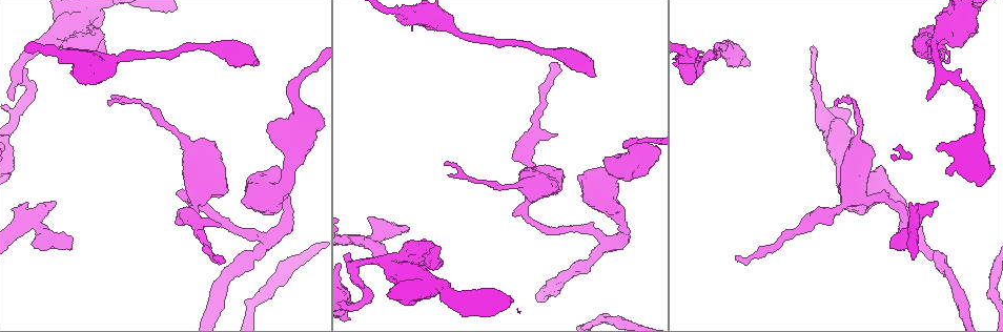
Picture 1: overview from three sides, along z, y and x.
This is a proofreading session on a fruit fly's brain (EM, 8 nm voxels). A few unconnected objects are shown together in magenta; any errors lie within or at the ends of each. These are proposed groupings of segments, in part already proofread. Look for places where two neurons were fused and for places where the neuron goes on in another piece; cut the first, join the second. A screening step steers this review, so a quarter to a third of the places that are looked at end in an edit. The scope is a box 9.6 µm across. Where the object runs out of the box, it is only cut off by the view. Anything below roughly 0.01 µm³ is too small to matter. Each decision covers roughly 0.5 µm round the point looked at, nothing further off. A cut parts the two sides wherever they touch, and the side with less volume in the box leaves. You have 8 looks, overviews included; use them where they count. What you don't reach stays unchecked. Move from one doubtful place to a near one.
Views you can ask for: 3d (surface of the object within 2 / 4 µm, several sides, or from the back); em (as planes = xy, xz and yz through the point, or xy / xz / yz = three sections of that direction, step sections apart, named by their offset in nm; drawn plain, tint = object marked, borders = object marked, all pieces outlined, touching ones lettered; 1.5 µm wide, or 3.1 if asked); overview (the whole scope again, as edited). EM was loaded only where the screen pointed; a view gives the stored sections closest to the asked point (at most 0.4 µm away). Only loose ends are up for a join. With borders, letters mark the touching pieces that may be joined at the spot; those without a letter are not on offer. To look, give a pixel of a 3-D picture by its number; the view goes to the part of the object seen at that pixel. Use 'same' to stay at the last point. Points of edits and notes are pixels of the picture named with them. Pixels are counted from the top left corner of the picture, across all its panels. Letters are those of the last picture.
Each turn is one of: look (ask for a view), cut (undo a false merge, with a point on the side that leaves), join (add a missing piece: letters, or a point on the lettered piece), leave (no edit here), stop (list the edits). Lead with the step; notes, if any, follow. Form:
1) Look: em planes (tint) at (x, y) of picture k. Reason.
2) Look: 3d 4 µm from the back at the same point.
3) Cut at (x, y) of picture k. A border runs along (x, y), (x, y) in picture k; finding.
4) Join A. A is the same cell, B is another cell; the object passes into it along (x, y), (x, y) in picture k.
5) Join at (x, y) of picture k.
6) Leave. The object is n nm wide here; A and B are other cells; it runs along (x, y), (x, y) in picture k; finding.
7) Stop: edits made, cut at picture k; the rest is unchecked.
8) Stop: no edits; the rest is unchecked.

Look: 3d 4 µm at (364, 236) of picture 1. An open end.

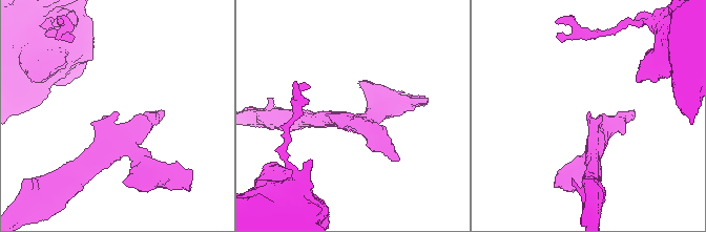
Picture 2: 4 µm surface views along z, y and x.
Look: em planes (tint) at (115, 111) of picture 2. Shape alone is not enough.

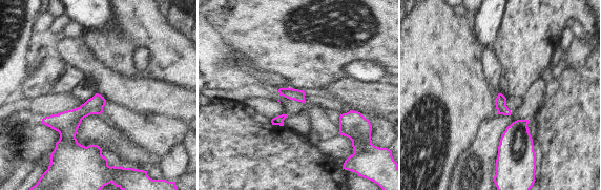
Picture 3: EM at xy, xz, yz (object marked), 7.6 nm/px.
Look: em planes (borders) at the same point. See the neighbours.

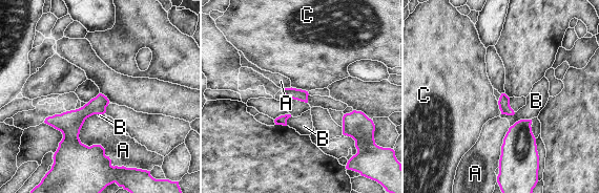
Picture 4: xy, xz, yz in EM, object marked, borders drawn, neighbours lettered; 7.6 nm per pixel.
Leave. A, B and C are other cells; a border runs along (291, 86), (308, 91) in picture 4; no lettered piece goes on from it.

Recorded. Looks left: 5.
Look: 3d 2 µm at (934, 254) of picture 1. Thin neck.

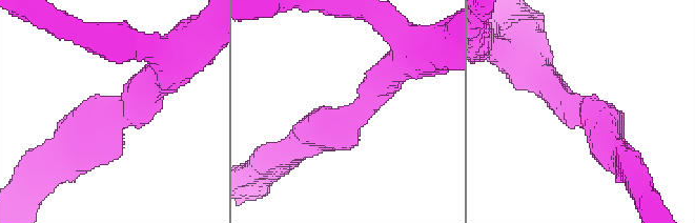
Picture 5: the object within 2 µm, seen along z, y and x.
Look: em planes (plain) at (116, 114) of picture 5. Shape alone is not enough.

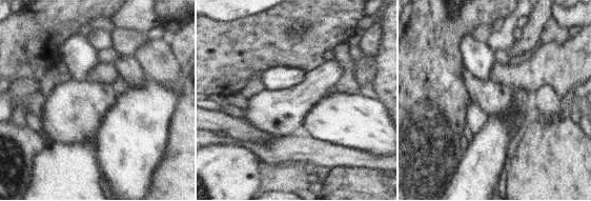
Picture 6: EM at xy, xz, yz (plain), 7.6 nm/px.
Look: em planes (borders) at the same point.

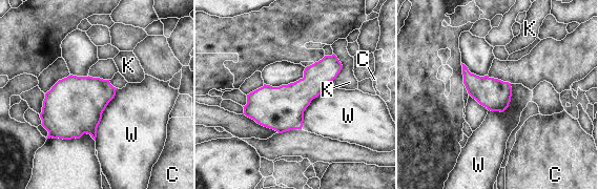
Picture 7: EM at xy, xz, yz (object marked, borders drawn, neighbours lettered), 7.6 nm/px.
Leave. The object is 240 nm wide here; C, K and W are other cells; all the same neuron.

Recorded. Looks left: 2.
Look: 3d 4 µm at (555, 63) of picture 1. Branch stops here.

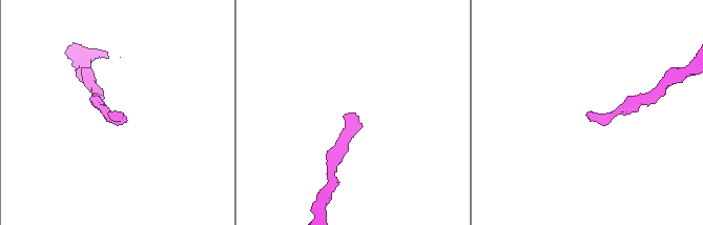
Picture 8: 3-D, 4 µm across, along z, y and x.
Look: em xy step 8 (borders) at (116, 111) of picture 8.

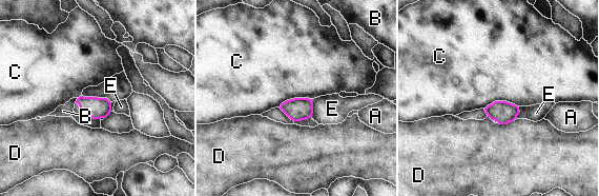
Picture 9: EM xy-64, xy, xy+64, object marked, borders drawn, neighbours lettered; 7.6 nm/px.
Leave. A, B, C, D and E are other cells; a border runs along (312, 98), (290, 98), (279, 106) in picture 9; none of them fits.

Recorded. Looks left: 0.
Stop: no edits; the rest is unchecked.

